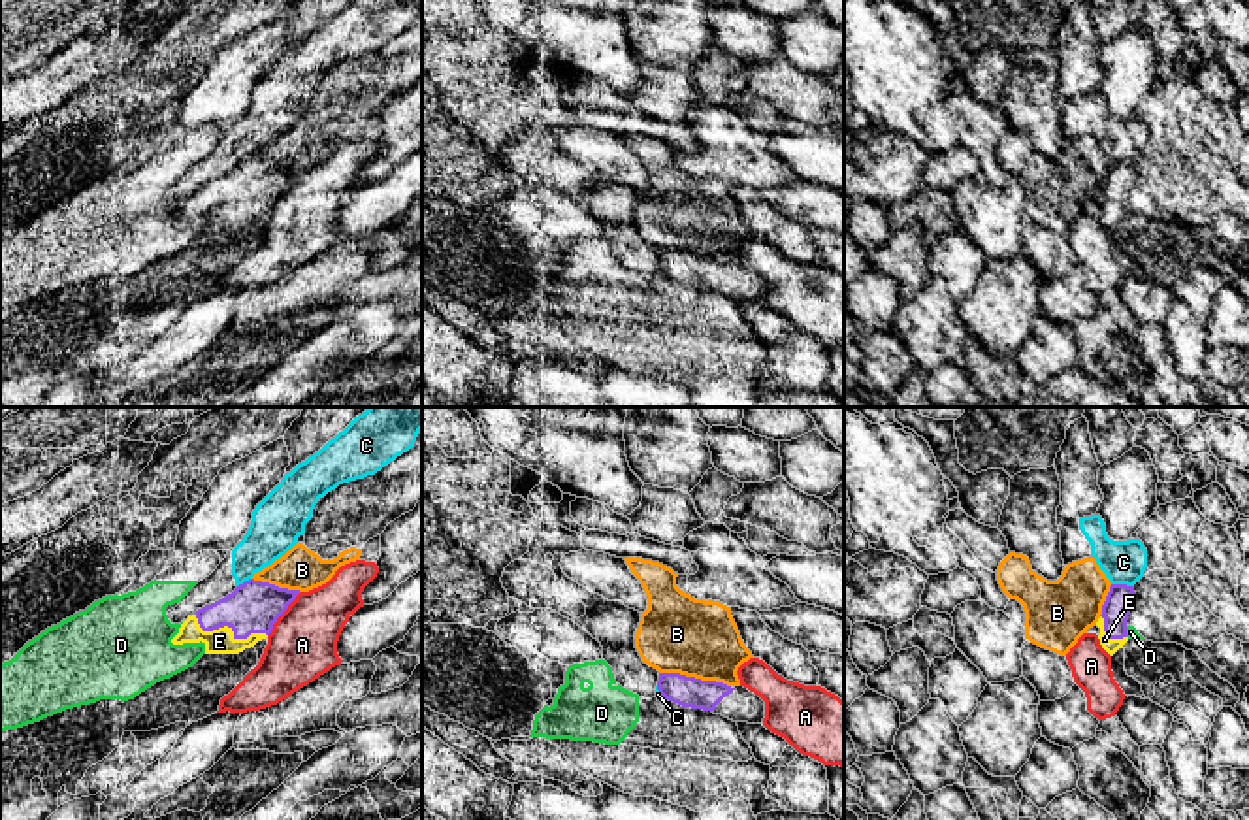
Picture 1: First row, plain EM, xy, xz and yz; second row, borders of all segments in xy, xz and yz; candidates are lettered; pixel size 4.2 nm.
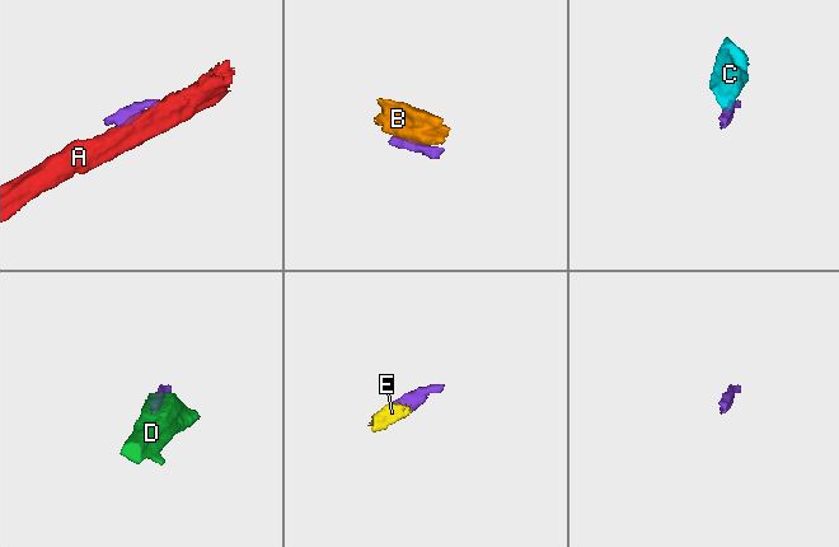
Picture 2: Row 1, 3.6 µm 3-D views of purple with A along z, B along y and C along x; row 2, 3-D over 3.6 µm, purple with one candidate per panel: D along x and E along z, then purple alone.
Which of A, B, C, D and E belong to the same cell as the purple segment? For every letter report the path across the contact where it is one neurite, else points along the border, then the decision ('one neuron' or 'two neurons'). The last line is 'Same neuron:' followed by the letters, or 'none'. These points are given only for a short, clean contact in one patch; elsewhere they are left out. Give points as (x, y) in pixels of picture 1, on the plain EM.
A: two neurons
B: border xz (660, 249), (714, 257), (729, 264); two neurons
C: border yz (1112, 161), (1133, 164); two neurons
D: border yz (1125, 204), (1127, 213); two neurons
E: way xy (253, 185), (228, 204), (219, 219); one neuron
Same neuron: E

